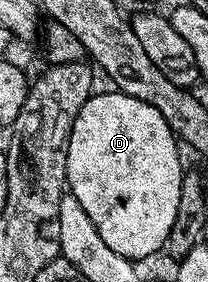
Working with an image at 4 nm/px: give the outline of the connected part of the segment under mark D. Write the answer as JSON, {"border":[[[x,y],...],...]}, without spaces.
{"border":[[[98,91],[89,97],[84,107],[80,107],[76,123],[72,123],[66,160],[66,184],[72,196],[80,199],[80,207],[88,211],[88,219],[92,219],[96,231],[100,231],[100,239],[104,239],[104,243],[108,243],[116,255],[138,263],[141,257],[150,257],[157,249],[159,252],[165,246],[168,231],[172,231],[184,172],[182,157],[178,154],[180,141],[154,105],[132,99],[132,95],[109,92]]]}

